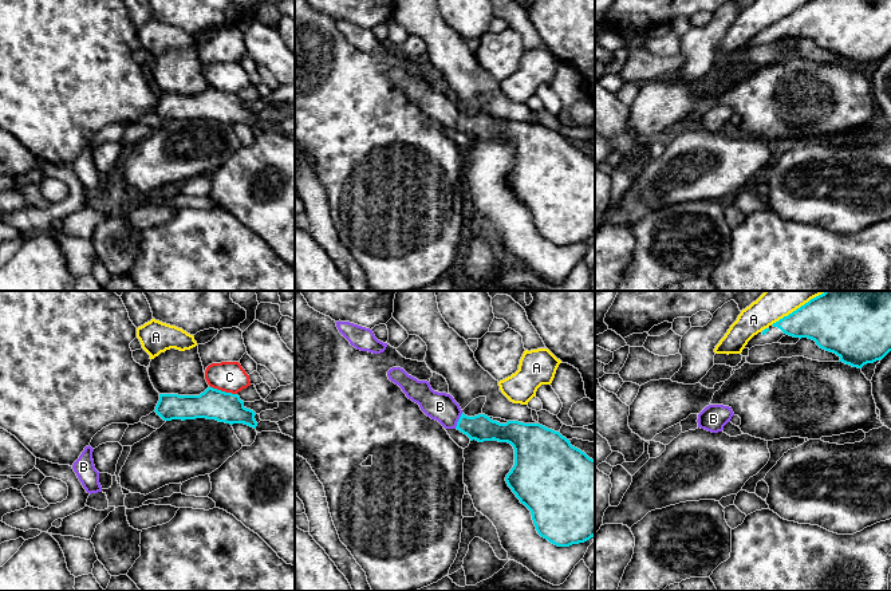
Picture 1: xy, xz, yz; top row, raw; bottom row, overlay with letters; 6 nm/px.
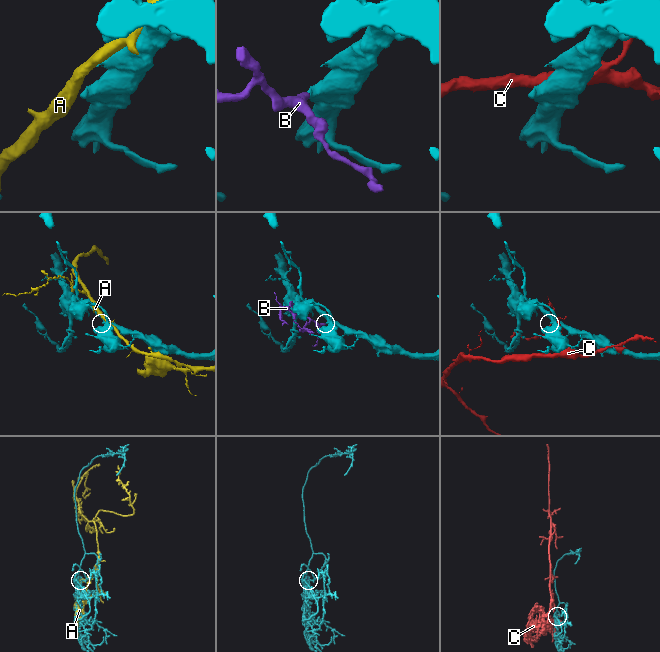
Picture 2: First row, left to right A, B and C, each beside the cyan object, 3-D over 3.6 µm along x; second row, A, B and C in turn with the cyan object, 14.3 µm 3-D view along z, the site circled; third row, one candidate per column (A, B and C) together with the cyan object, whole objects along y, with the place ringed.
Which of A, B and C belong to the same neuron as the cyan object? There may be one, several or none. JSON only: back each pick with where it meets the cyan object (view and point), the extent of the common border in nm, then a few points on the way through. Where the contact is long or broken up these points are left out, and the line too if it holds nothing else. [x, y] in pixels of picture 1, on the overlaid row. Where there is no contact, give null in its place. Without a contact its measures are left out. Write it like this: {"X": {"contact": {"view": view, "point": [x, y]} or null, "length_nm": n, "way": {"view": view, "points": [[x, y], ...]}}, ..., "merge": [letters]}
{"B": {"contact": {"view": "xz", "point": [458, 421]}, "length_nm": 110, "way": {"view": "xz", "points": [[481, 428], [458, 421], [440, 406]]}}, "merge": ["B"]}

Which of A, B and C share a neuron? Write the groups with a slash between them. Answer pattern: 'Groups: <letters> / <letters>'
Groups: A / B / C

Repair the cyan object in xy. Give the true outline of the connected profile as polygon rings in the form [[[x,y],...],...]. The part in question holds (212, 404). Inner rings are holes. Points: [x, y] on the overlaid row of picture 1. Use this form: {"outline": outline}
{"outline": [[[208,387],[200,395],[159,394],[157,415],[163,421],[206,418],[225,423],[244,423],[256,429],[256,413],[244,406],[237,394]]]}

